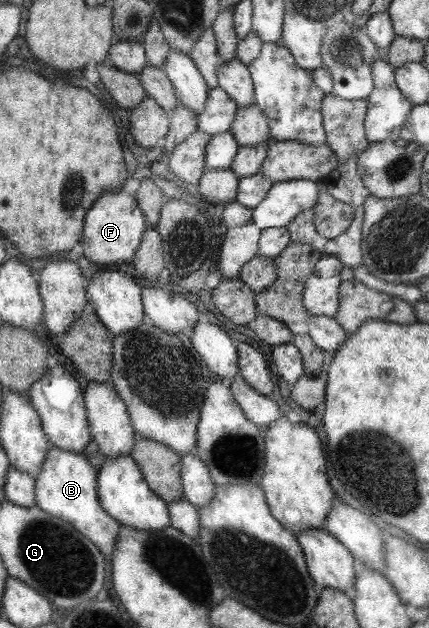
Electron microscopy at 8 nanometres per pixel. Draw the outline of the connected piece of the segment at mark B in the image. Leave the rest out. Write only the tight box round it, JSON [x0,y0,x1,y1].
[35,446,120,559]

